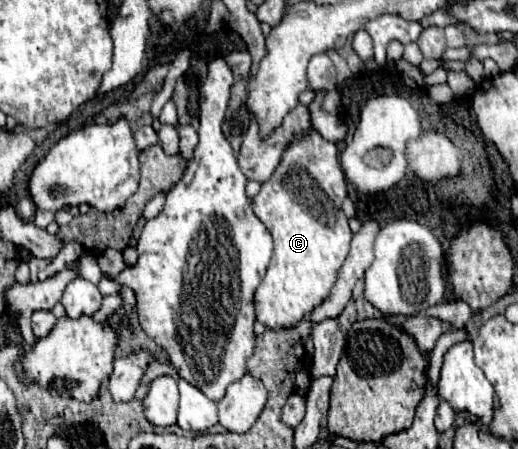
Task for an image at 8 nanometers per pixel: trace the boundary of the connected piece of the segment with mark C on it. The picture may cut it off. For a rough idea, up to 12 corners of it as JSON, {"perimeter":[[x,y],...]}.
{"perimeter":[[289,142],[253,212],[275,244],[267,328],[331,292],[353,236],[335,142]]}

